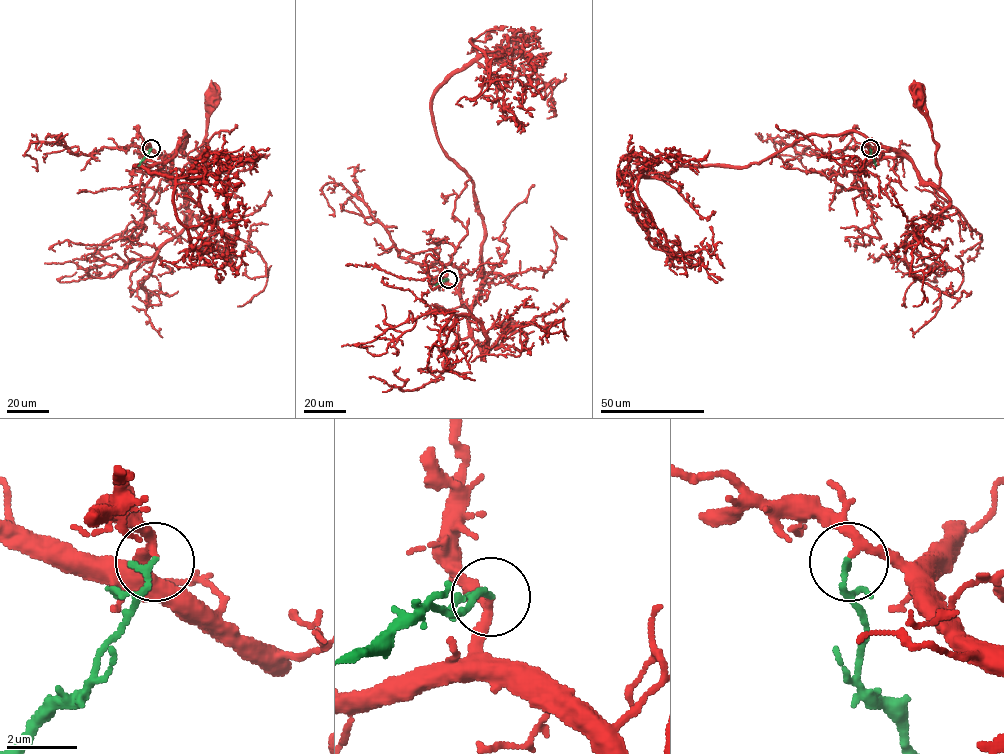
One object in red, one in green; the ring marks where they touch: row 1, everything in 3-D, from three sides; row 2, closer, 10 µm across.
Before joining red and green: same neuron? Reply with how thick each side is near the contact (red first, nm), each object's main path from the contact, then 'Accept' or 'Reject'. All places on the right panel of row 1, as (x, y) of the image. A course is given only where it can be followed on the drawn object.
Thickness 240 nm (red) against 200 nm. Course of red: (870, 148), (884, 157), (904, 155), (925, 182), (939, 185), (931, 122), (921, 109), (916, 95). Course of green: (870, 149), (876, 166). Accept

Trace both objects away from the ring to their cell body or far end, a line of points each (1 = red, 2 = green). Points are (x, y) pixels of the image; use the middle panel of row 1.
1: (448, 279), (468, 309), (470, 333), (480, 345), (490, 349), (494, 344), (499, 345), (508, 325)
2: (448, 279), (435, 285)

